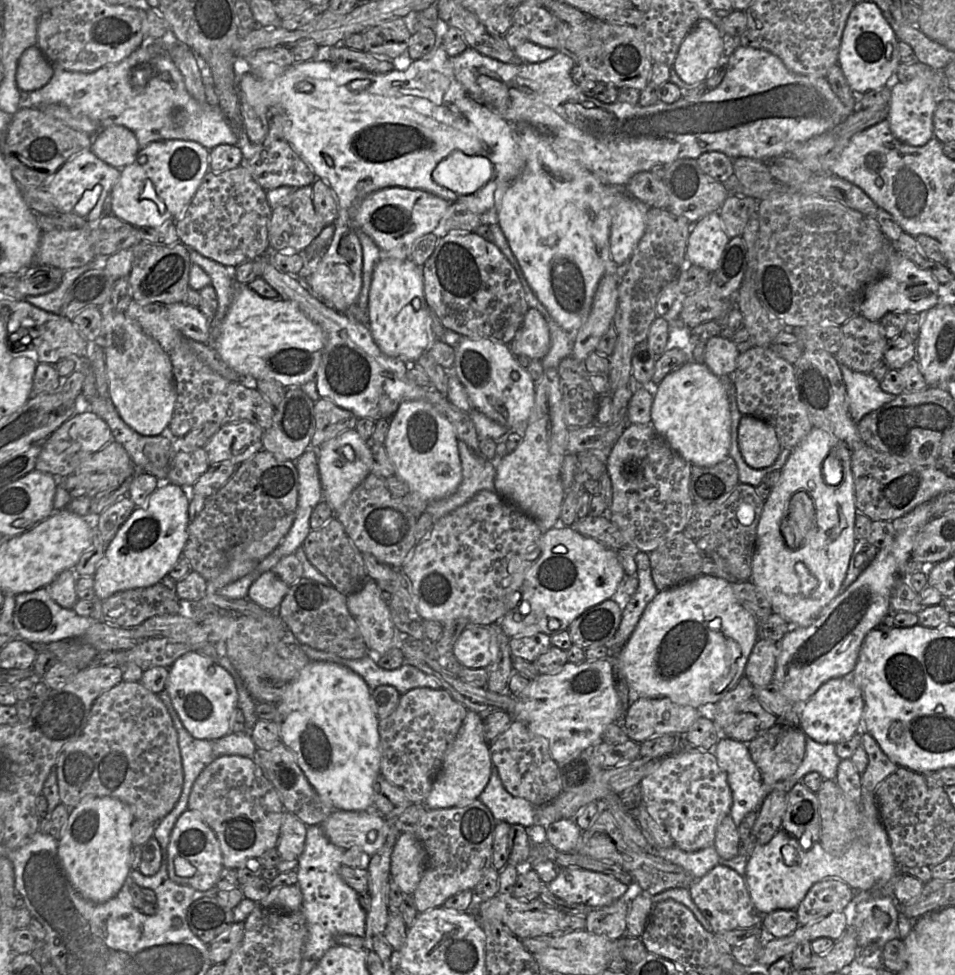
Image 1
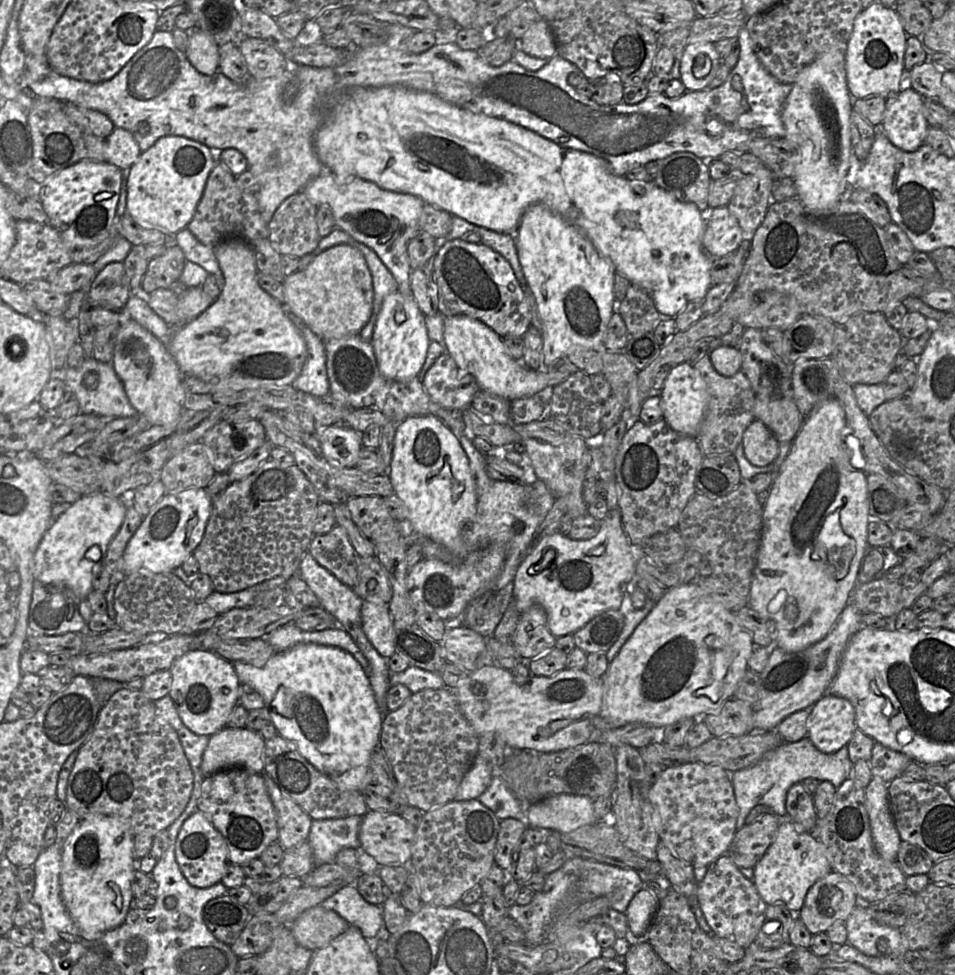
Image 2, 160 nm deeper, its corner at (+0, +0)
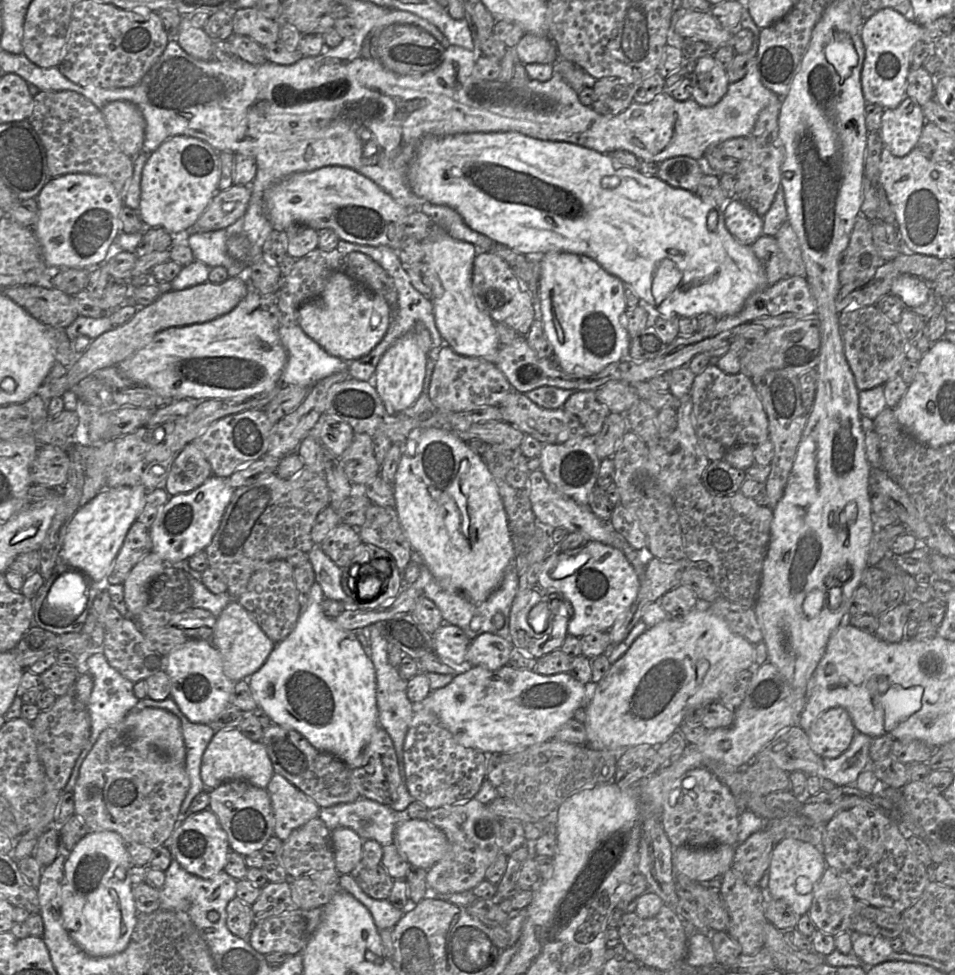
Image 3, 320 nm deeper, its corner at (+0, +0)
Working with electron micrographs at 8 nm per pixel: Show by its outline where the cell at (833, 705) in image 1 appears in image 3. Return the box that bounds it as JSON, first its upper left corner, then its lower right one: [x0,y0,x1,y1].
[806,707,856,759]

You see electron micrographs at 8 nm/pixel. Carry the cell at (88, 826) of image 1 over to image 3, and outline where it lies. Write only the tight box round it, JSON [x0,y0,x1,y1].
[60,831,138,957]

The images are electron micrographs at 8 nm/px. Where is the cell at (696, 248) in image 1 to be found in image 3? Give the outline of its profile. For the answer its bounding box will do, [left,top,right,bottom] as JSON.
[723,199,764,245]

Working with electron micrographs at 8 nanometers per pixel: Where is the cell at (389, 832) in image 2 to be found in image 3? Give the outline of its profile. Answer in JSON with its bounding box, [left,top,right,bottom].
[393,819,448,870]

